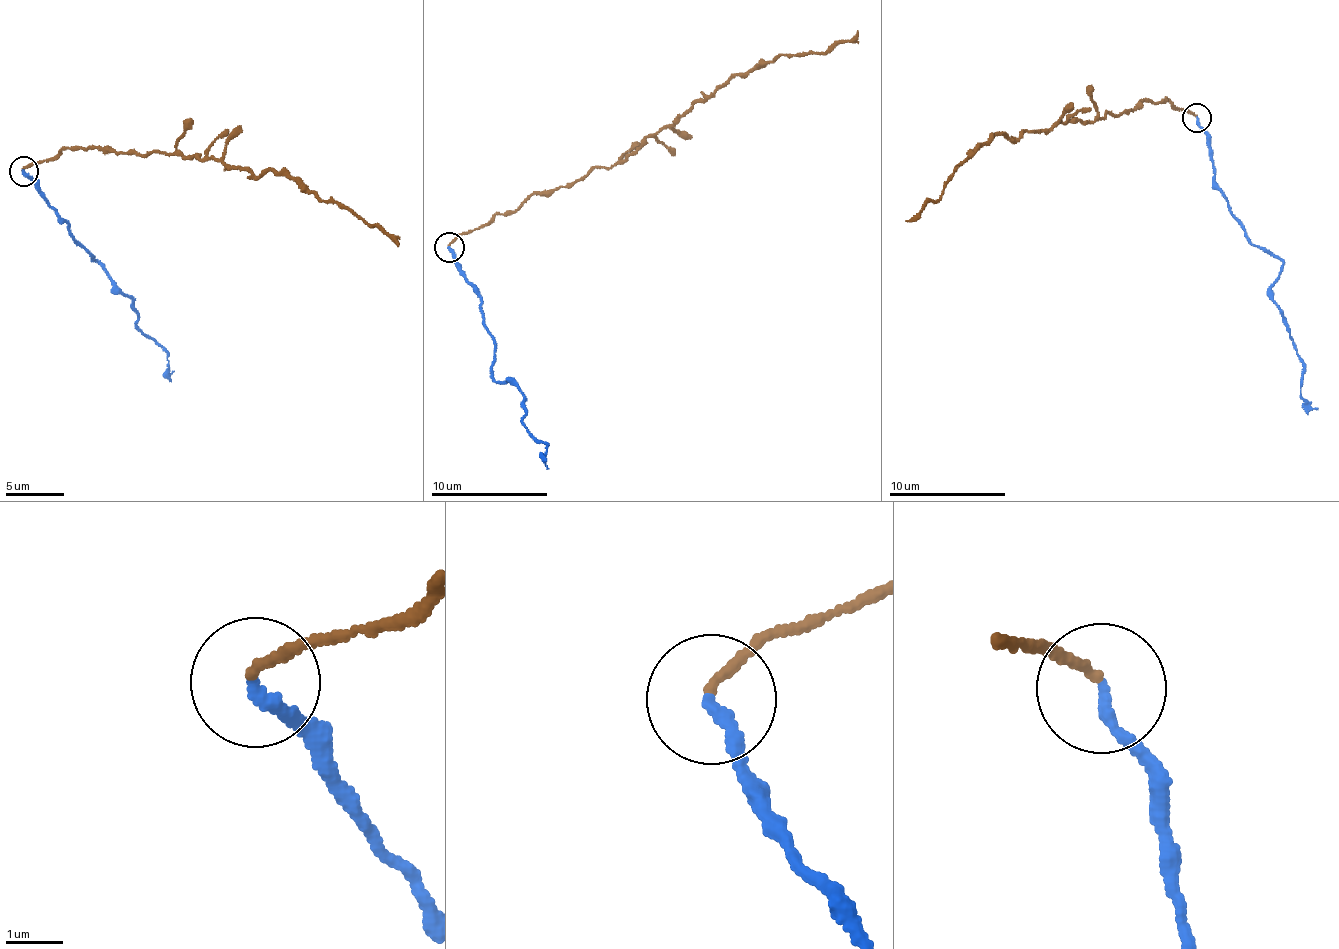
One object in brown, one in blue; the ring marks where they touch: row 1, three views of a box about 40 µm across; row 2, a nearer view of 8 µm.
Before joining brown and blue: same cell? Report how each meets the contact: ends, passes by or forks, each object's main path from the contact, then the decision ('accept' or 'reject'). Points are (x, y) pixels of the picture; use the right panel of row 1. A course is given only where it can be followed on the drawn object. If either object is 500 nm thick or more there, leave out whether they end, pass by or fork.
brown ends there; blue ends there; brown runs (1196, 117), (1142, 100), (1128, 115), (1001, 133), (905, 220); blue runs (1196, 117), (1228, 210), (1249, 239), (1281, 260), (1280, 277), (1269, 292), (1303, 365), (1301, 397), (1318, 407); reject

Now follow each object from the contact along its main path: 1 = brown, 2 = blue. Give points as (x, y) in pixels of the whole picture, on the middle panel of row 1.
1: (450, 246), (534, 194), (619, 164), (726, 83), (782, 55), (829, 52), (857, 29)
2: (450, 246), (482, 303), (494, 341), (495, 379), (511, 380), (524, 399), (522, 422), (548, 444), (548, 469)

